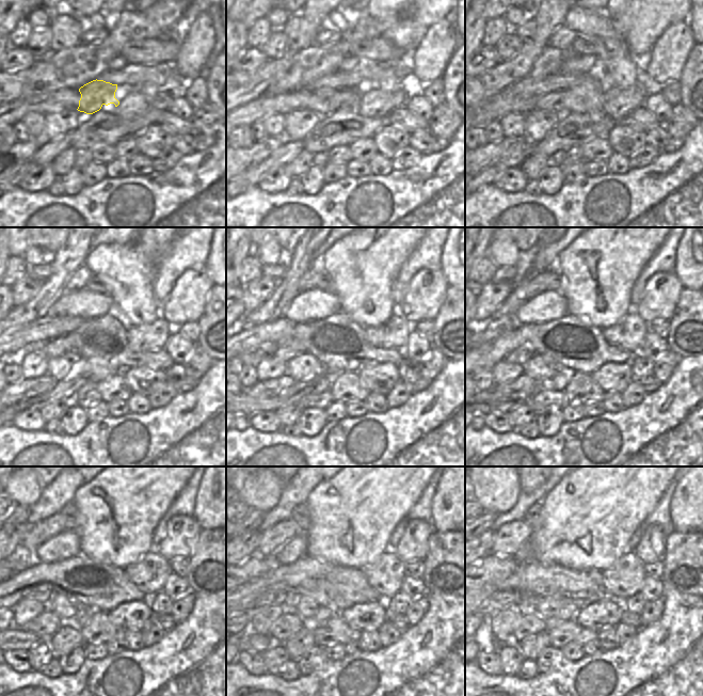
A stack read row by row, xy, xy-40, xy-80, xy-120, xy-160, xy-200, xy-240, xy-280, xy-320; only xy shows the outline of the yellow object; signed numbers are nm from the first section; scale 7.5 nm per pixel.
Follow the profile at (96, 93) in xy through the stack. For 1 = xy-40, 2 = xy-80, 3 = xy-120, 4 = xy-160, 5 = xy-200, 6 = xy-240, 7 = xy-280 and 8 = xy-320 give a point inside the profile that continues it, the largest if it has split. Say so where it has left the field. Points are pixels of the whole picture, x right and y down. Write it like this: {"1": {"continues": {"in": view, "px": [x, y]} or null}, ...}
{"1": {"continues": {"in": "xy-40", "px": [324, 101]}}, "2": {"continues": {"in": "xy-80", "px": [555, 101]}}, "3": {"continues": {"in": "xy-120", "px": [69, 342]}}, "4": {"continues": {"in": "xy-160", "px": [289, 348]}}, "5": {"continues": {"in": "xy-200", "px": [521, 357]}}, "6": {"continues": {"in": "xy-240", "px": [41, 596]}}, "7": {"continues": {"in": "xy-280", "px": [271, 597]}}, "8": {"continues": {"in": "xy-320", "px": [500, 599]}}}

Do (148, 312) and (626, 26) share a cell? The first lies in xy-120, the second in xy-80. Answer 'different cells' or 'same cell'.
different cells

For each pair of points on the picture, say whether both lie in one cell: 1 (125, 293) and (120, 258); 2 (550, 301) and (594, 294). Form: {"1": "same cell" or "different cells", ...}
{"1": "same cell", "2": "different cells"}

